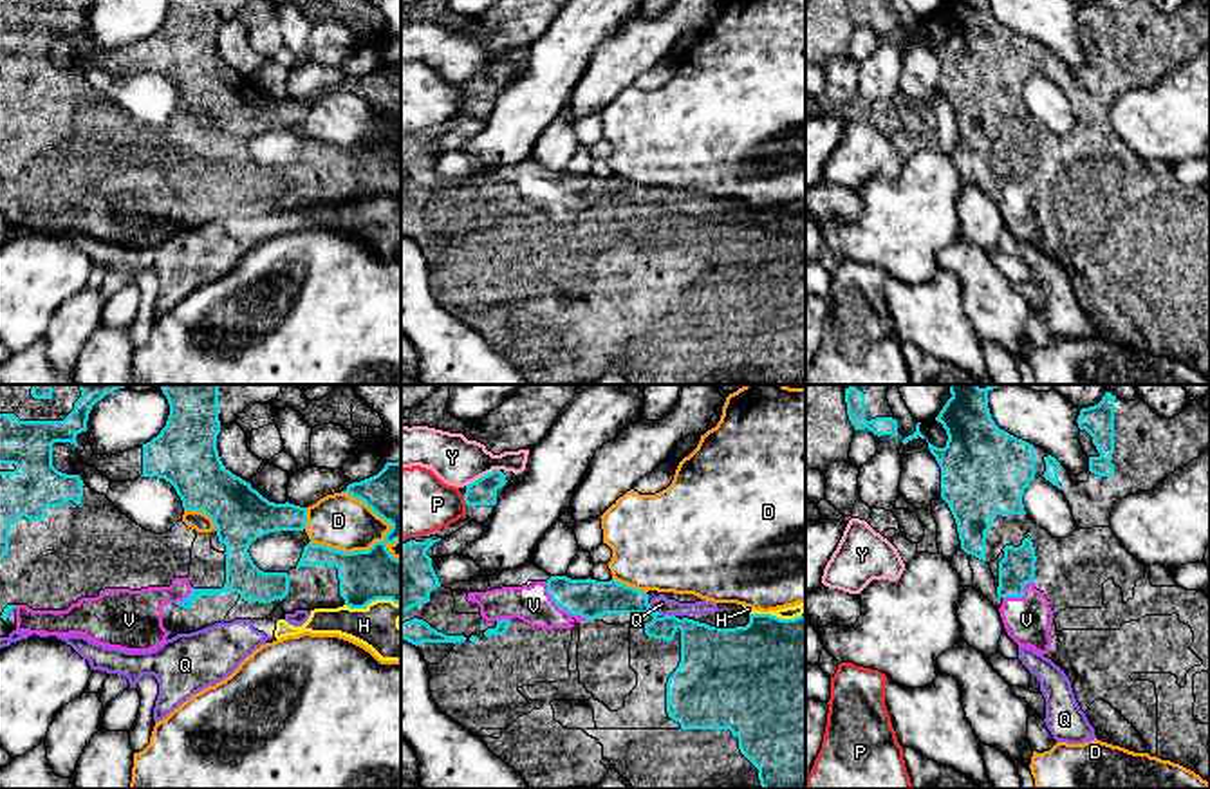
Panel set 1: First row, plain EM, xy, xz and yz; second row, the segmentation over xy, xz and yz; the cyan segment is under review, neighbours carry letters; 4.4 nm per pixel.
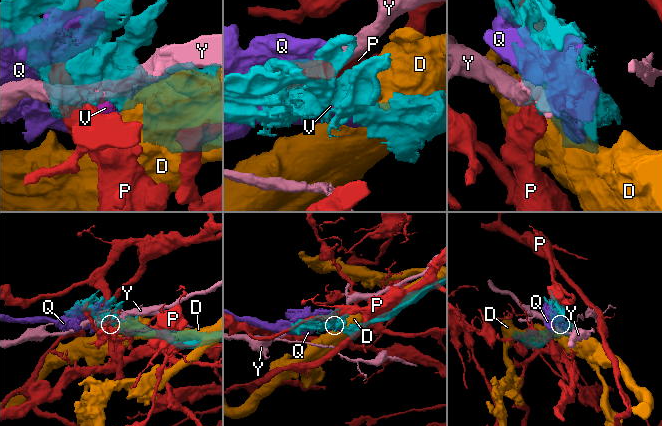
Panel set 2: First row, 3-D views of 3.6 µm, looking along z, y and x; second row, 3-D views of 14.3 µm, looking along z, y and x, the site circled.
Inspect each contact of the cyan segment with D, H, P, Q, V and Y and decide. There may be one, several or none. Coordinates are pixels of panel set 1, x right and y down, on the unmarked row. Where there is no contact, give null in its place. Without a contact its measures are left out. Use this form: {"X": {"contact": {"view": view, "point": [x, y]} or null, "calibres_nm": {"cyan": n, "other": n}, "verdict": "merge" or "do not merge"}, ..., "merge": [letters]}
{"D": {"contact": {"view": "xy", "point": [358, 147]}, "calibres_nm": {"cyan": 220, "other": 240}, "verdict": "do not merge"}, "H": {"contact": {"view": "xy", "point": [372, 195]}, "calibres_nm": {"cyan": 220, "other": 200}, "verdict": "do not merge"}, "P": {"contact": {"view": "xz", "point": [465, 96]}, "calibres_nm": {"cyan": 120, "other": 320}, "verdict": "do not merge"}, "Q": {"contact": {"view": "xz", "point": [660, 210]}, "calibres_nm": {"cyan": 200, "other": 80}, "verdict": "do not merge"}, "V": {"contact": {"view": "xz", "point": [560, 204]}, "calibres_nm": {"cyan": 170, "other": 170}, "verdict": "merge"}, "Y": {"contact": {"view": "xz", "point": [484, 71]}, "calibres_nm": {"cyan": 120, "other": 220}, "verdict": "do not merge"}, "merge": ["V"]}

